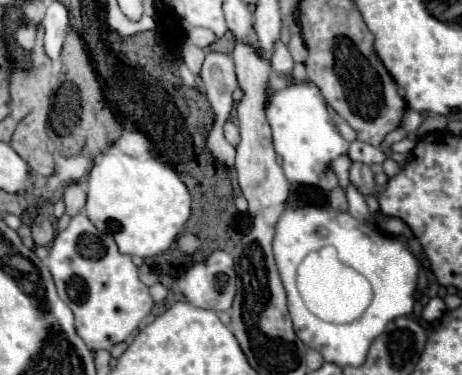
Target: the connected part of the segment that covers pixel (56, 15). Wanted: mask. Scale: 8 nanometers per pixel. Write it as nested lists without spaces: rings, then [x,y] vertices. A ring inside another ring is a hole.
[[[53,2],[47,8],[45,18],[43,18],[43,28],[45,28],[45,40],[43,40],[45,54],[49,56],[51,62],[57,62],[67,28],[69,28],[69,14],[61,2]]]

